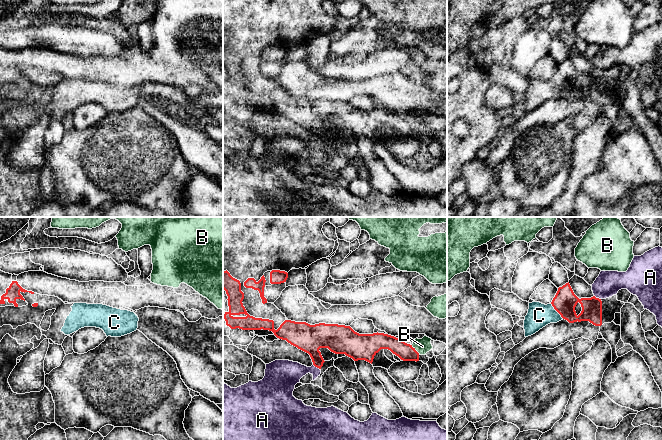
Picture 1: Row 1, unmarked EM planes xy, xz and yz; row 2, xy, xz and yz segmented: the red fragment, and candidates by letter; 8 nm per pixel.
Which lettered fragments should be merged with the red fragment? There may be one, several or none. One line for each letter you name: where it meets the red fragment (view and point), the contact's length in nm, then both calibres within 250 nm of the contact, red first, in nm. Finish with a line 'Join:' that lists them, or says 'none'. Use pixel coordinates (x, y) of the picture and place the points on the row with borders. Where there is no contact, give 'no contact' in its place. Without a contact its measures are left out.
C: meets red in yz at (556, 310); contact 160 nm long; 190 nm thick on the red side, 200 nm on the other
Join: C

